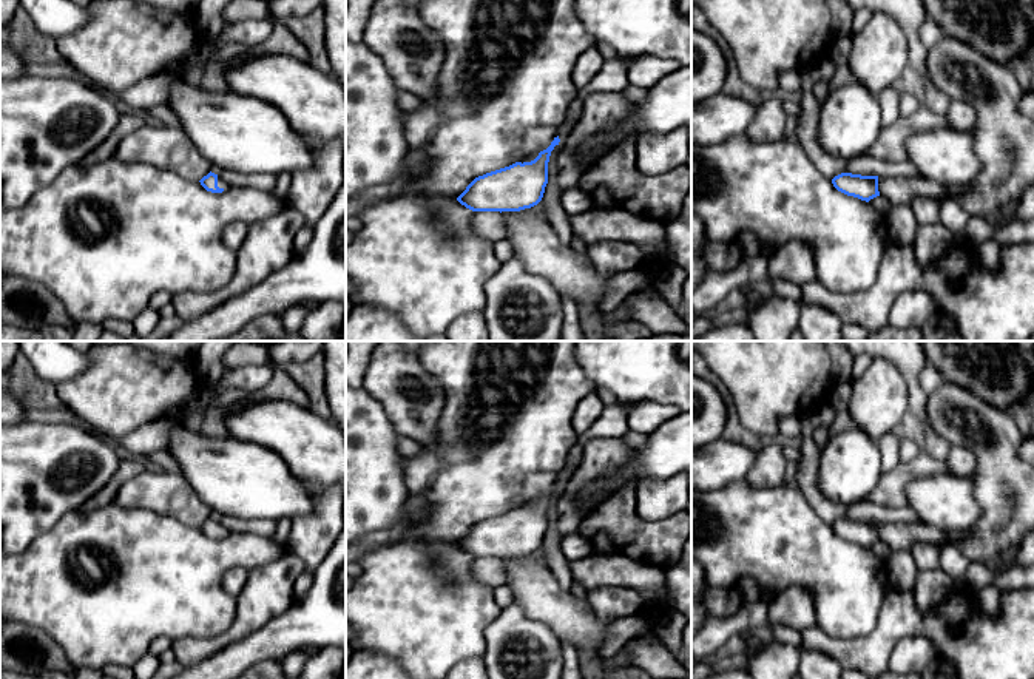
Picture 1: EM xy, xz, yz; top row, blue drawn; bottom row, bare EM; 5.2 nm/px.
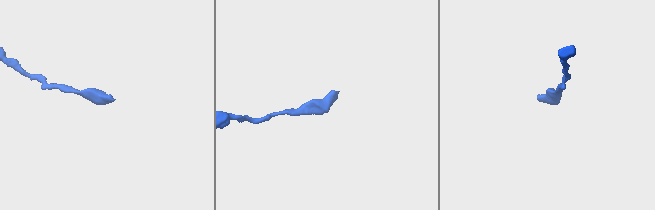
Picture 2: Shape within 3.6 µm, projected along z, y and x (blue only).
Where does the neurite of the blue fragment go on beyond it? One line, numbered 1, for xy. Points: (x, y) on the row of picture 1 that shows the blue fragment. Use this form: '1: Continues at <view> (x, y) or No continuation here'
1: Continues at xy (221, 182)

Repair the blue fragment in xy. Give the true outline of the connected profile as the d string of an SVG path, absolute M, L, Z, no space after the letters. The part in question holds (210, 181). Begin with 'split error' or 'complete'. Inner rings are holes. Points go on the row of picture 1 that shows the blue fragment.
split error | M211 171L207 176L204 176L199 182L207 191L211 193L222 193L230 188L228 184L221 176Z

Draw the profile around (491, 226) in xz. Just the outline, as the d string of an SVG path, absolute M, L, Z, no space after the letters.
M475 211L471 218L471 230L477 238L502 241L506 238L506 222L500 211Z

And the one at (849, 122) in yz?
M857 80L829 93L819 106L819 145L835 157L849 162L866 154L881 130L878 96Z

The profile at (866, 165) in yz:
M867 153L849 160L846 167L846 173L861 174L861 176L878 176L878 177L920 176L917 167L907 159L903 162L886 162L886 160L875 159Z

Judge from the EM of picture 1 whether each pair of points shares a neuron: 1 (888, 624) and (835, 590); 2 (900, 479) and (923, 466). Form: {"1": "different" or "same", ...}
{"1": "different", "2": "same"}

